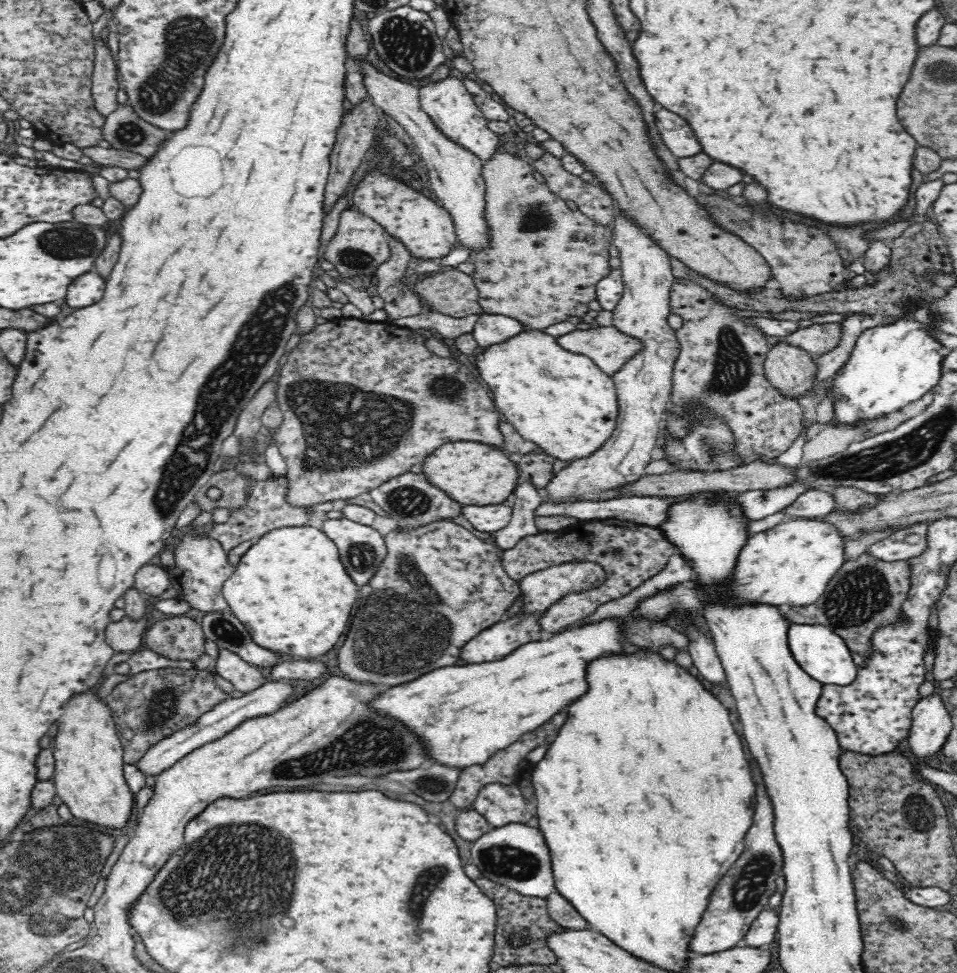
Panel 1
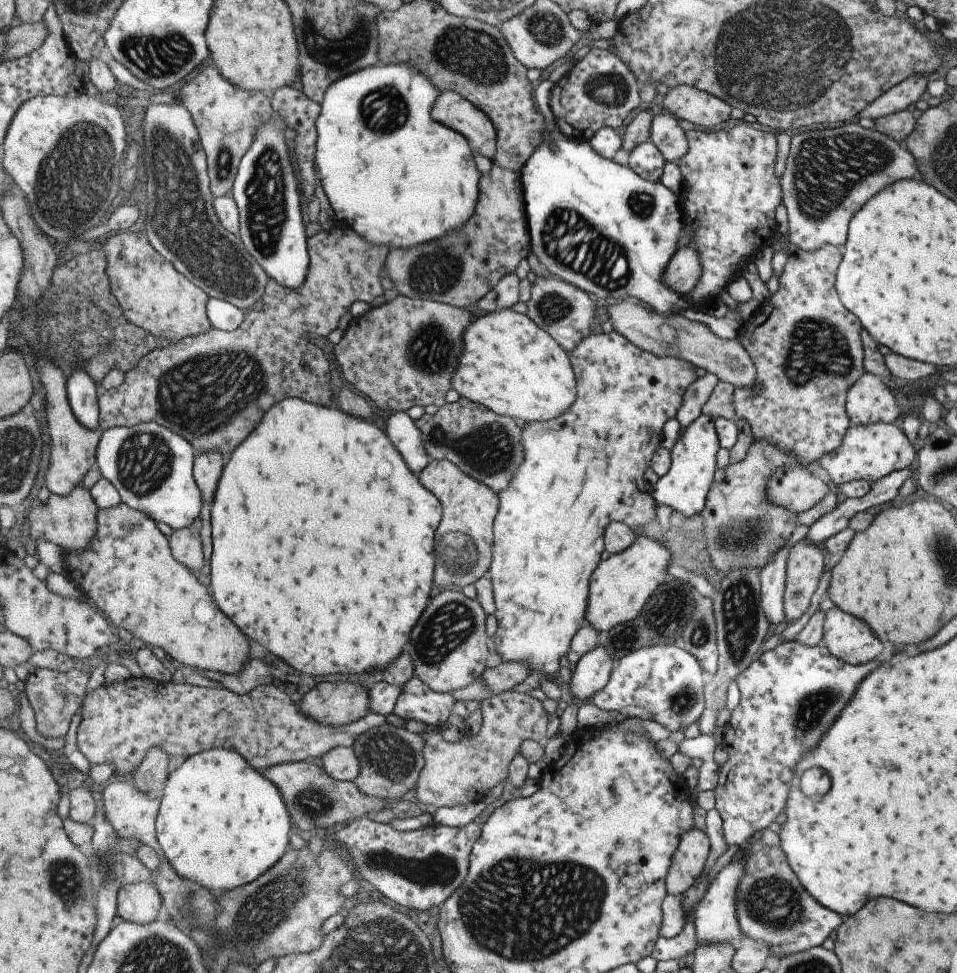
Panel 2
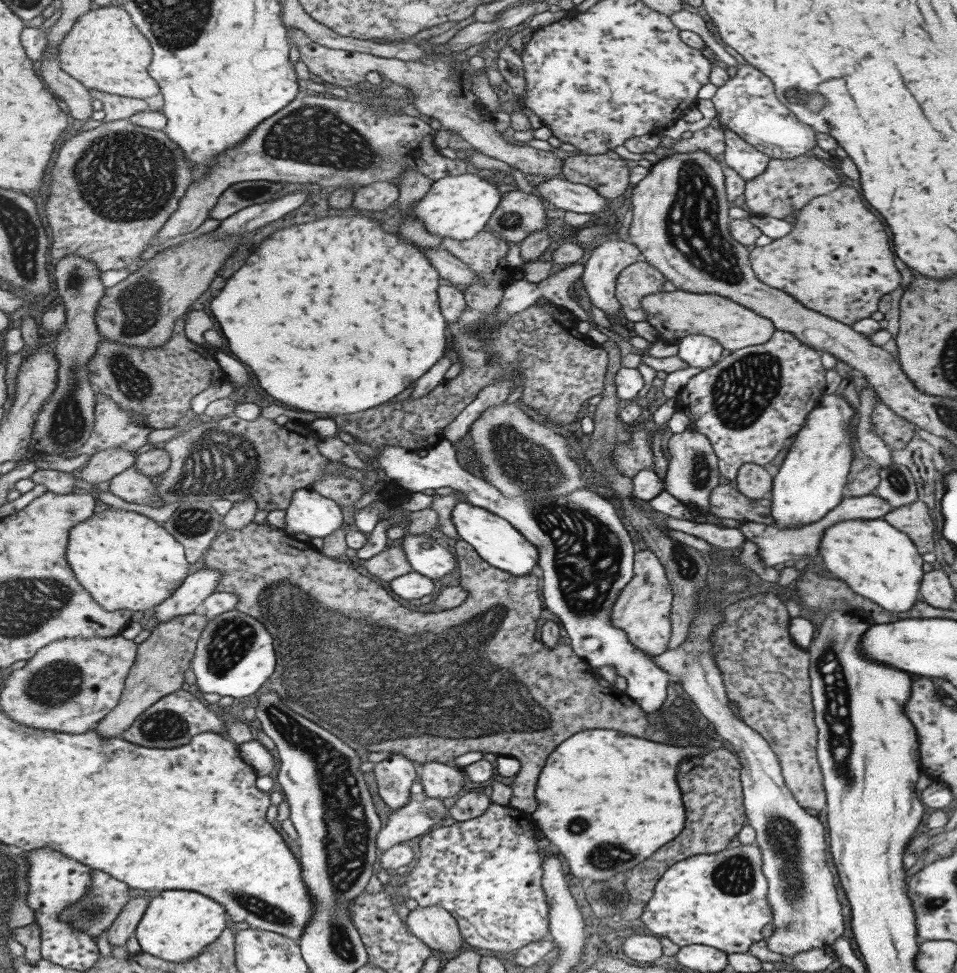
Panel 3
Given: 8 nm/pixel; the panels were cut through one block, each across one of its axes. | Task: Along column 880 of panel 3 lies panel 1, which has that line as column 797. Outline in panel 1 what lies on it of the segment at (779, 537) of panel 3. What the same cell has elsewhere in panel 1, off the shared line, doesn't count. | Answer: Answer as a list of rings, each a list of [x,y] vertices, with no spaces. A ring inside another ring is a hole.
[[[808,490],[800,494],[786,510],[784,514],[788,518],[800,518],[800,520],[820,520],[836,510],[836,500],[826,490]]]

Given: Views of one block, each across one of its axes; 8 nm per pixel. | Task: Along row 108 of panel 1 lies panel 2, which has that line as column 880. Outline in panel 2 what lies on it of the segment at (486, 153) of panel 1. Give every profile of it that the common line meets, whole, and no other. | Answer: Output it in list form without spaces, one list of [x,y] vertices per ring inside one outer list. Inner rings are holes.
[[[873,424],[873,426],[849,426],[841,444],[833,454],[825,454],[819,464],[831,478],[831,482],[843,486],[847,482],[869,482],[875,484],[877,480],[885,478],[887,474],[911,468],[917,458],[917,446],[909,442],[901,428],[893,424]]]

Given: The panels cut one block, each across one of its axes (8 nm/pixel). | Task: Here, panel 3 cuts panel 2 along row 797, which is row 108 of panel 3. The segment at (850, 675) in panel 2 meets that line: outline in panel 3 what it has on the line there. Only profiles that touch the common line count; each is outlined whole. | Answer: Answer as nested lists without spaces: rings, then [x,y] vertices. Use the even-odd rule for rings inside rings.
[[[737,64],[735,76],[729,76],[729,80],[717,88],[711,102],[715,106],[721,128],[735,132],[771,160],[793,160],[797,156],[811,154],[811,150],[817,146],[817,134],[813,128],[791,116],[787,106],[775,96],[775,88],[769,76],[751,64]]]

